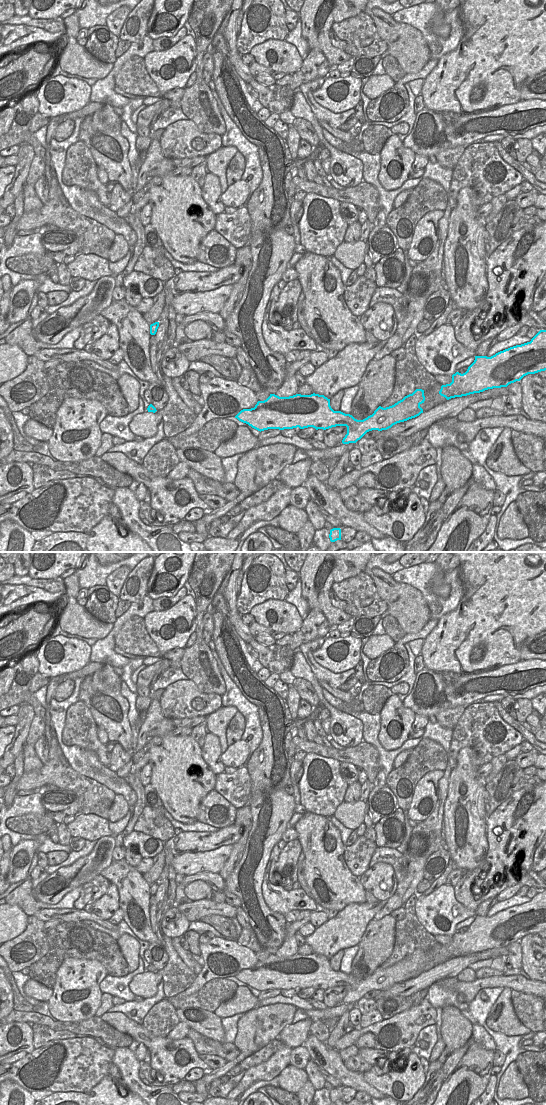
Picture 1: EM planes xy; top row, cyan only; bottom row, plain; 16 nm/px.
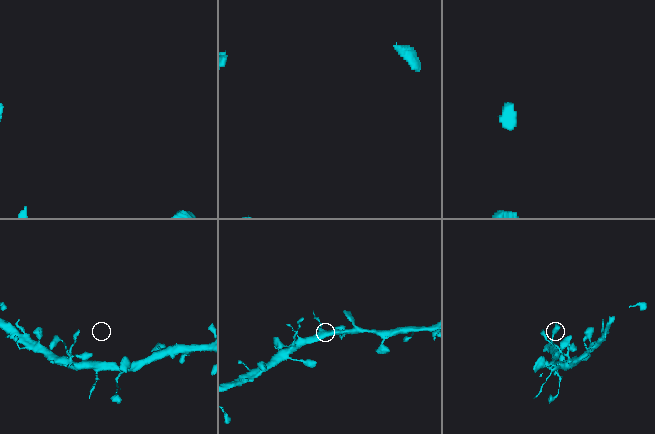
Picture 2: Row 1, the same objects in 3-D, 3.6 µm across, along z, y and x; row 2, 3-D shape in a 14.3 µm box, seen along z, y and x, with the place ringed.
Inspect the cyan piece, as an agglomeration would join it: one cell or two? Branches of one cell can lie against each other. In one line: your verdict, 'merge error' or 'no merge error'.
no merge error

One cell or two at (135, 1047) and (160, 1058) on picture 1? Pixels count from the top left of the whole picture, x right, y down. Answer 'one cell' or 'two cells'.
two cells

